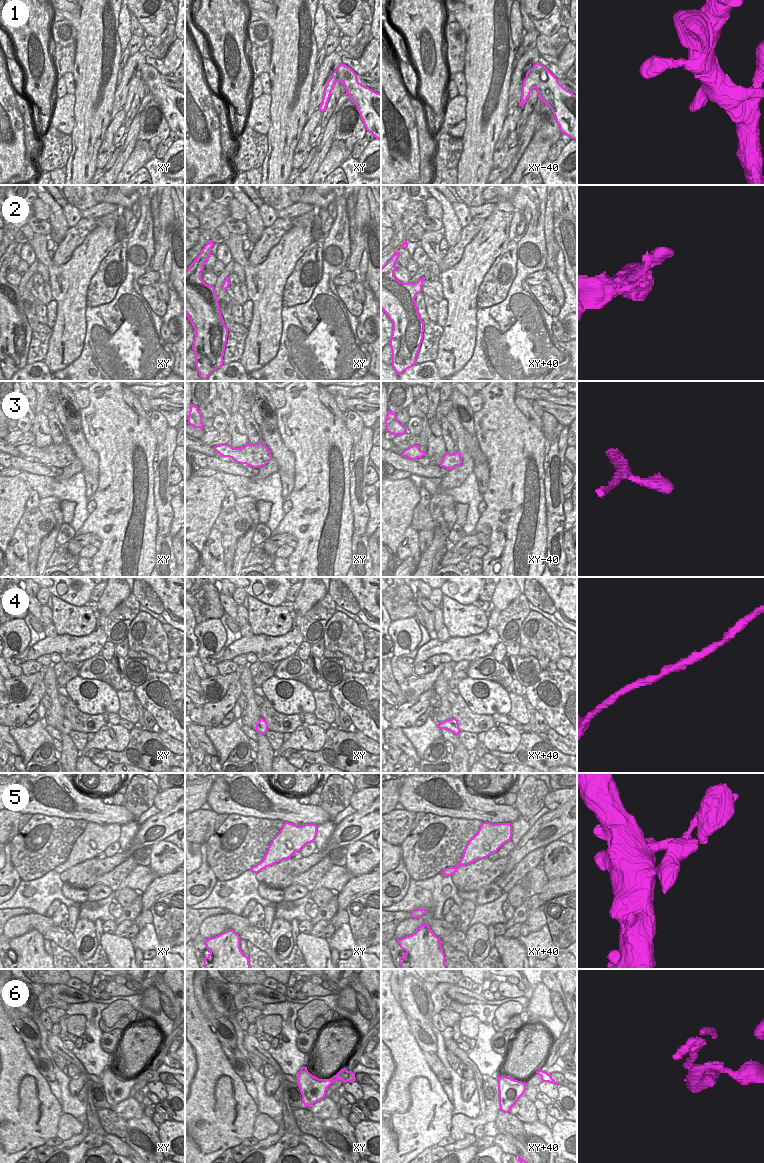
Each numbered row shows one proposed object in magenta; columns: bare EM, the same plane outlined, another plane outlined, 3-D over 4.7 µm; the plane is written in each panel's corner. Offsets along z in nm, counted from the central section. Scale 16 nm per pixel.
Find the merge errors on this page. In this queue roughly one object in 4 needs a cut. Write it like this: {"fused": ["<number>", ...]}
{"fused": []}

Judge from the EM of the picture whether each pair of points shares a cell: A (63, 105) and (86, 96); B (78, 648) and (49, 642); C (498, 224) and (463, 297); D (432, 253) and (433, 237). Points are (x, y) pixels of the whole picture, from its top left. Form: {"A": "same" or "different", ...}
{"A": "different", "B": "same", "C": "same", "D": "same"}

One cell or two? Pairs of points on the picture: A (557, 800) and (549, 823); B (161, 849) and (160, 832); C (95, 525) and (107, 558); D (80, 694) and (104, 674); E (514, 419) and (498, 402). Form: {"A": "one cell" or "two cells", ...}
{"A": "two cells", "B": "two cells", "C": "one cell", "D": "two cells", "E": "one cell"}

